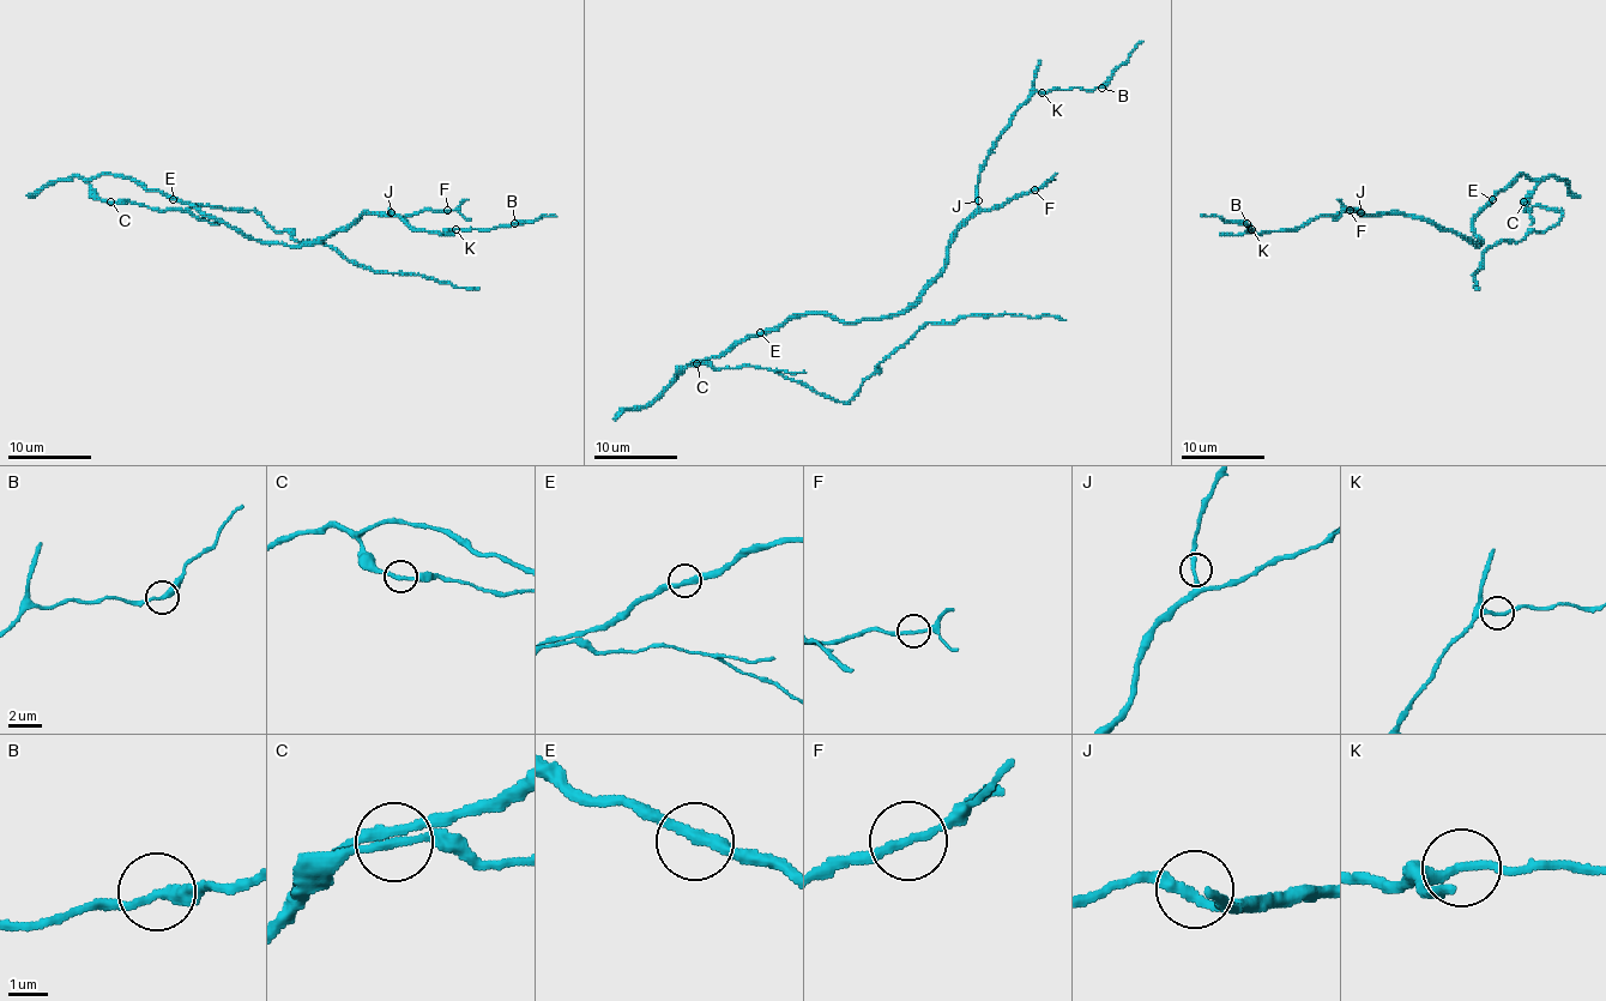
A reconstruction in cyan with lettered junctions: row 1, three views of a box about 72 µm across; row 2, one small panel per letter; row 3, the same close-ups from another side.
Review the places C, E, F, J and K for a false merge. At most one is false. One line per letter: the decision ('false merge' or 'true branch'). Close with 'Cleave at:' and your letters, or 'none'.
C: true branch
E: true branch
F: true branch
J: true branch
K: false merge
Cleave at: K

